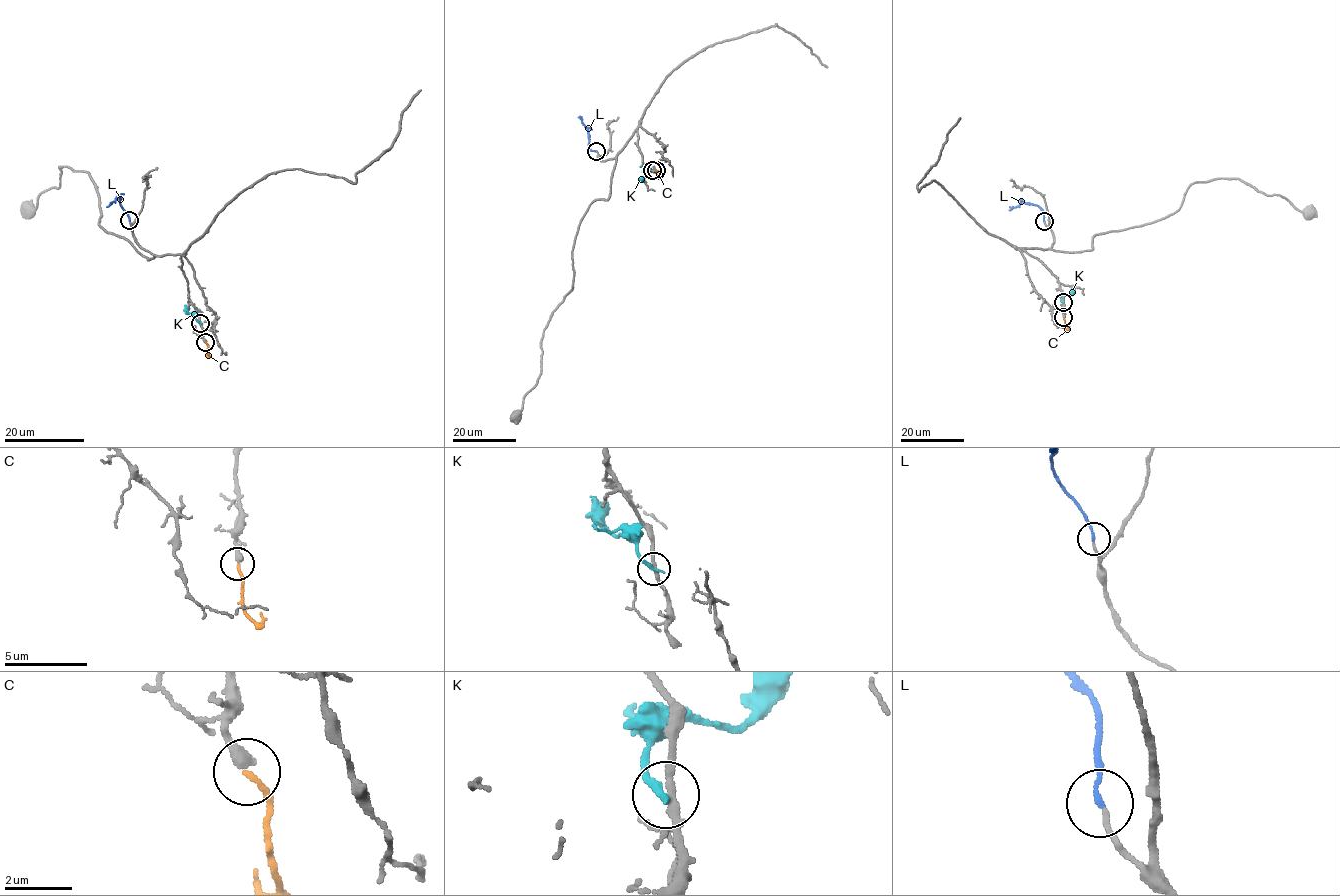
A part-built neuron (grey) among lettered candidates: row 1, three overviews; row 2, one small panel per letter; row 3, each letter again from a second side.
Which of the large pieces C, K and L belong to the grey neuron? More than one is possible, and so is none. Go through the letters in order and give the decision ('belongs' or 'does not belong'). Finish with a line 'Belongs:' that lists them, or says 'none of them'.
C: belongs
K: does not belong
L: belongs
Belongs: C, L

